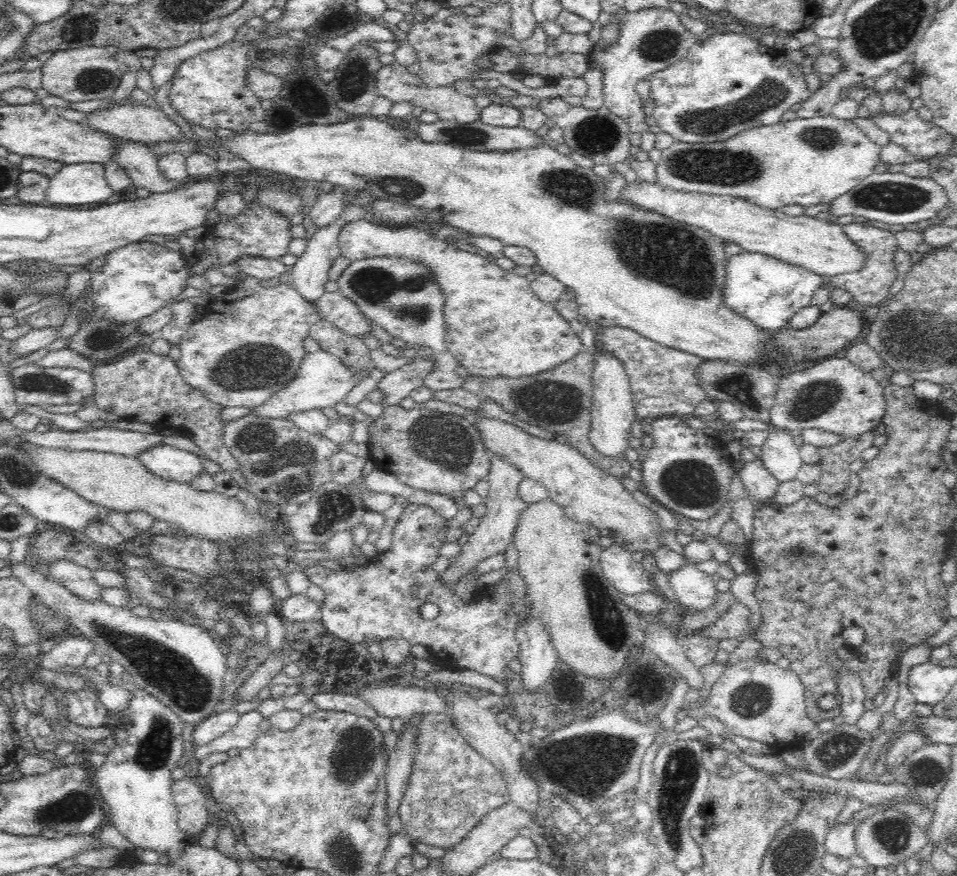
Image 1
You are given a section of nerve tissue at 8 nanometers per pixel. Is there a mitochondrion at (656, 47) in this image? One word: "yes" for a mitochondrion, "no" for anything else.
yes

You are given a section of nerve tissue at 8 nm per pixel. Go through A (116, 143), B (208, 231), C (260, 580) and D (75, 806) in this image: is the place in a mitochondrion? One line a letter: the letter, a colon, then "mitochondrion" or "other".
A: other
B: other
C: other
D: mitochondrion

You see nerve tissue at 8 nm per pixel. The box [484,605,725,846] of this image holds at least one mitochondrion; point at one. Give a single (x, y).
(592, 769)

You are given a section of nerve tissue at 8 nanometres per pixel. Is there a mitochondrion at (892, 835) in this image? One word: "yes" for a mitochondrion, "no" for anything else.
yes

